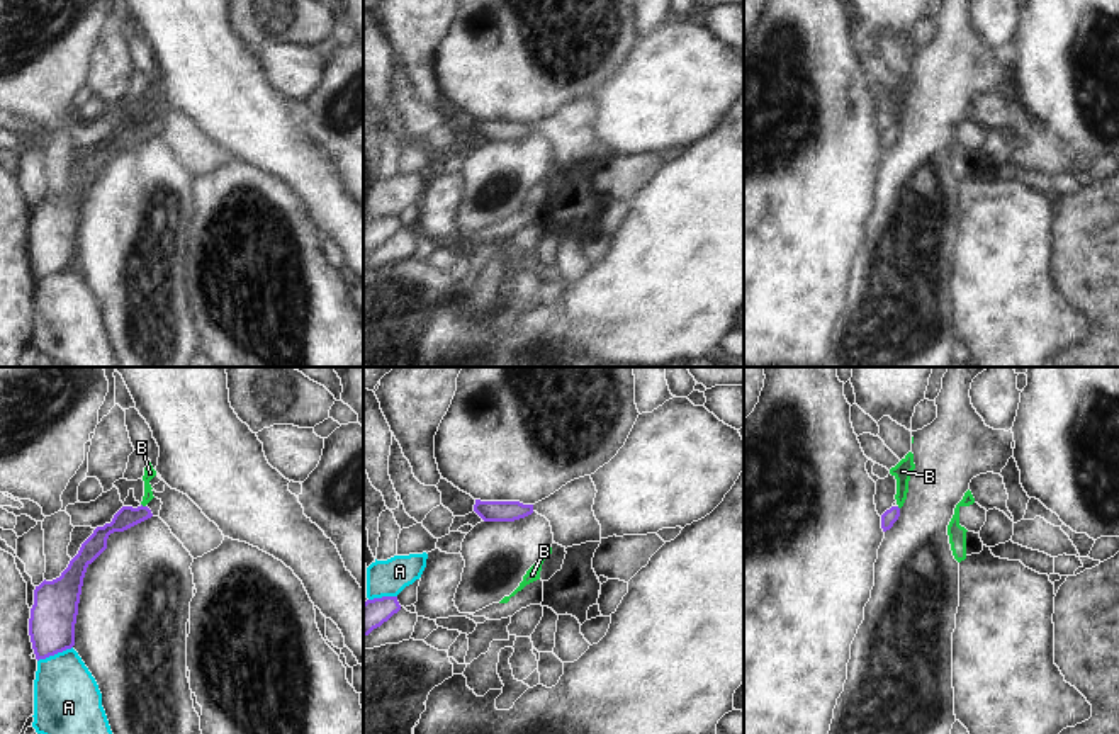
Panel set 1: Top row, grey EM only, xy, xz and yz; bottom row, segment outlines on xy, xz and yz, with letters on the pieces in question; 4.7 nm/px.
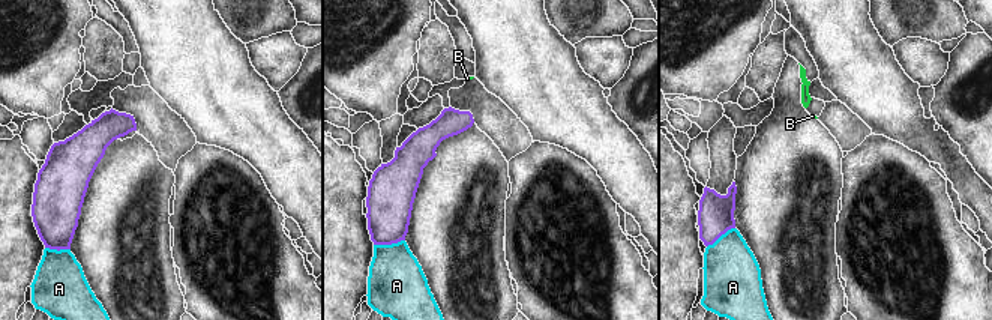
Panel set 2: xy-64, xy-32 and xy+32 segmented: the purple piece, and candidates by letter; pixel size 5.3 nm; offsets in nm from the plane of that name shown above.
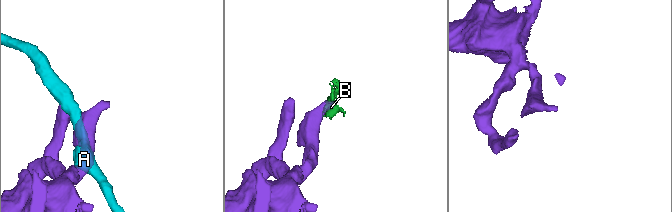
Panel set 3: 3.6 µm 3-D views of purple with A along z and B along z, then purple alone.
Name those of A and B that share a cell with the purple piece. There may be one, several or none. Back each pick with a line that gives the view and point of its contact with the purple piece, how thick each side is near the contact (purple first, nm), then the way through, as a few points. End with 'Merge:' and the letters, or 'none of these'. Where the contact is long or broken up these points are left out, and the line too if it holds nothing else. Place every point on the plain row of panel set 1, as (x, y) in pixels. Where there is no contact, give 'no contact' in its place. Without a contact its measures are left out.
Merge: none of these

